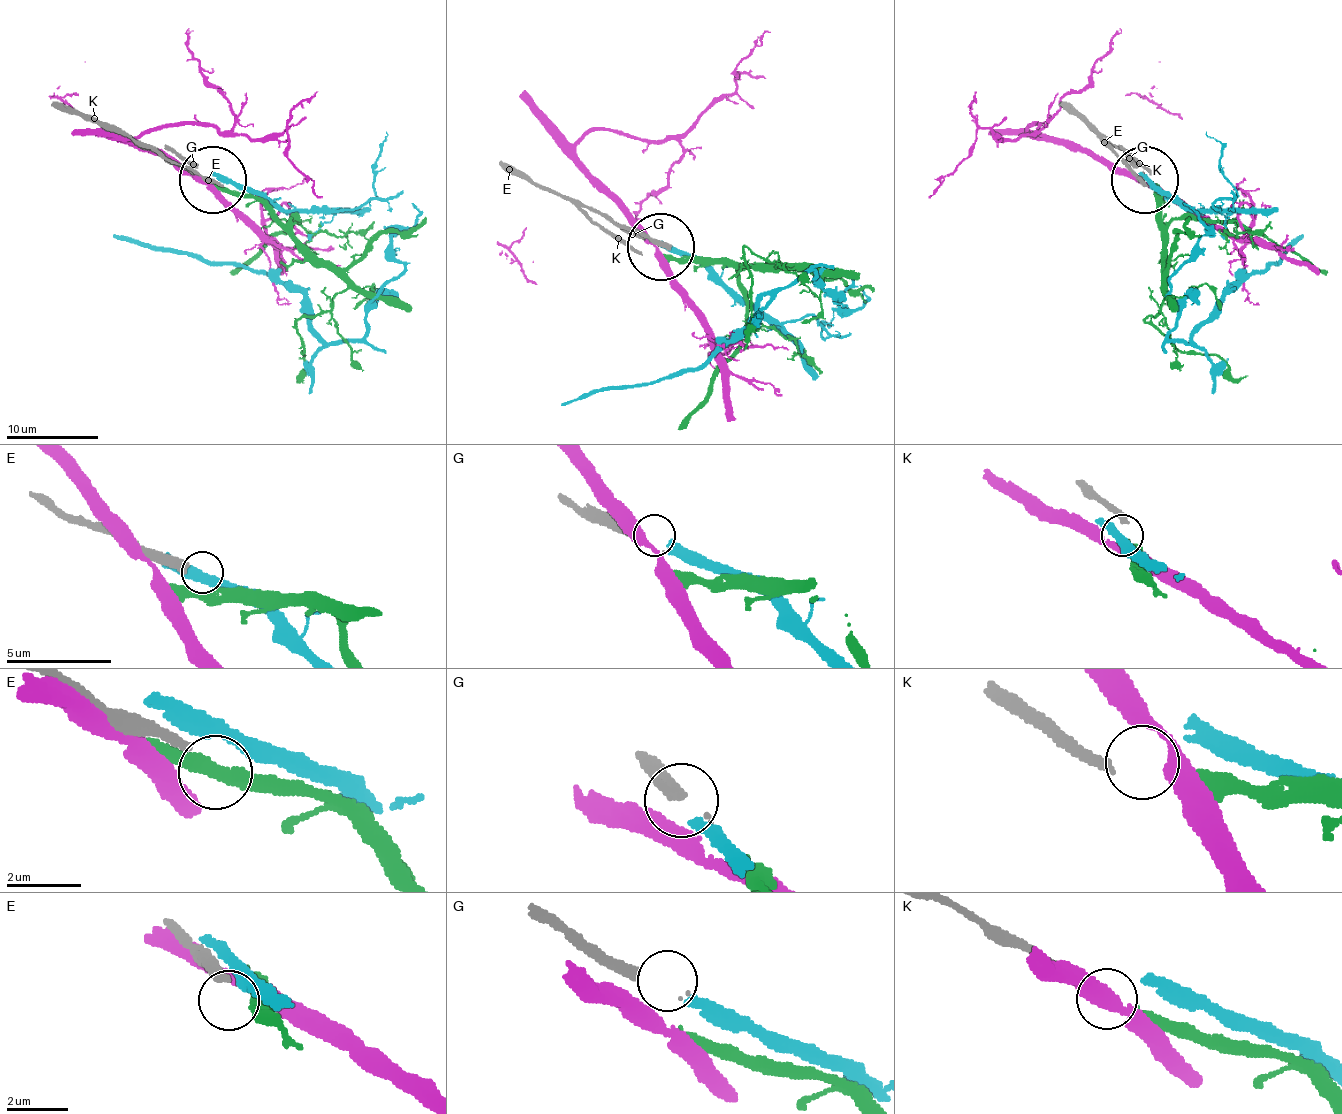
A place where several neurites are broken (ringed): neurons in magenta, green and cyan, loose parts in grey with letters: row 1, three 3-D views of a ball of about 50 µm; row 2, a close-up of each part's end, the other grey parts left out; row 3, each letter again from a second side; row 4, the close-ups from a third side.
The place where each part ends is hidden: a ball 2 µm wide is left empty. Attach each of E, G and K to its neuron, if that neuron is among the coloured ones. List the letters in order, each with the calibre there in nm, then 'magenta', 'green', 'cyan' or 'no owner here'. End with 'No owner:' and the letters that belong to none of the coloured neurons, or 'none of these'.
E: calibre 300 nm; no owner here
G: calibre 360 nm; cyan
K: calibre 220 nm; no owner here
No owner: E, K

